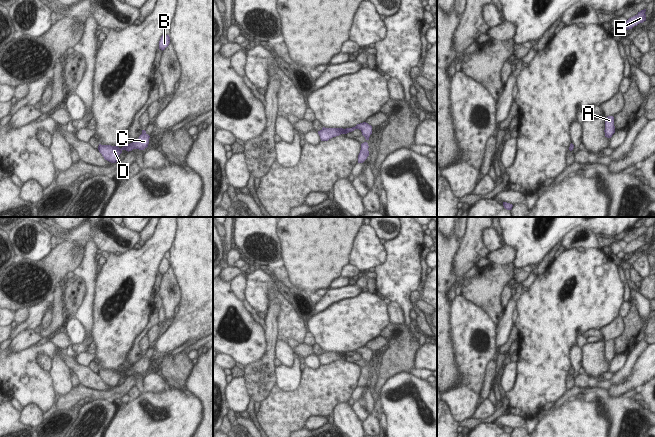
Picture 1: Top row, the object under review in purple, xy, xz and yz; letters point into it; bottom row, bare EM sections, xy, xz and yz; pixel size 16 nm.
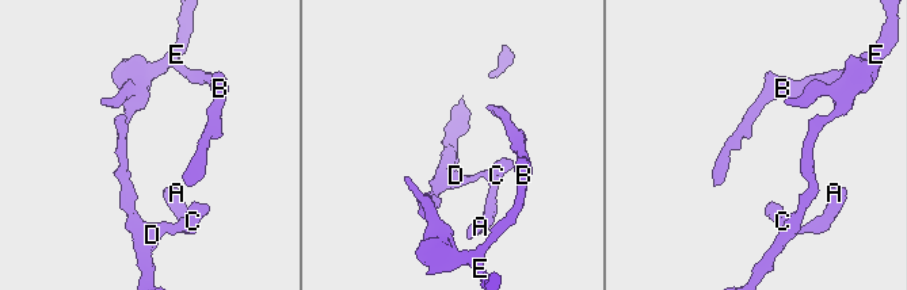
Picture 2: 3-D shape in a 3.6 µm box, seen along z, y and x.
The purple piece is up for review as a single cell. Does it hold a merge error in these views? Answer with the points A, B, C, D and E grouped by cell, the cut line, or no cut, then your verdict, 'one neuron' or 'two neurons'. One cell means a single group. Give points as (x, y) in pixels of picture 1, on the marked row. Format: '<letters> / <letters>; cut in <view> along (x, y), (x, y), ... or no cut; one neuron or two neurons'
A B C D E; no cut; one neuron

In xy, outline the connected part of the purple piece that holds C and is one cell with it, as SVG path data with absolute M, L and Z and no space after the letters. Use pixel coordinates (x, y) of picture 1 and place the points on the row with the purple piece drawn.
M142 130L142 134L139 136L139 138L135 139L132 143L128 144L127 146L119 148L118 146L99 144L98 150L105 160L111 163L116 163L118 161L119 155L122 153L123 150L129 152L133 149L144 150L145 148L147 148L149 144L149 138L150 136L146 133L146 131Z

